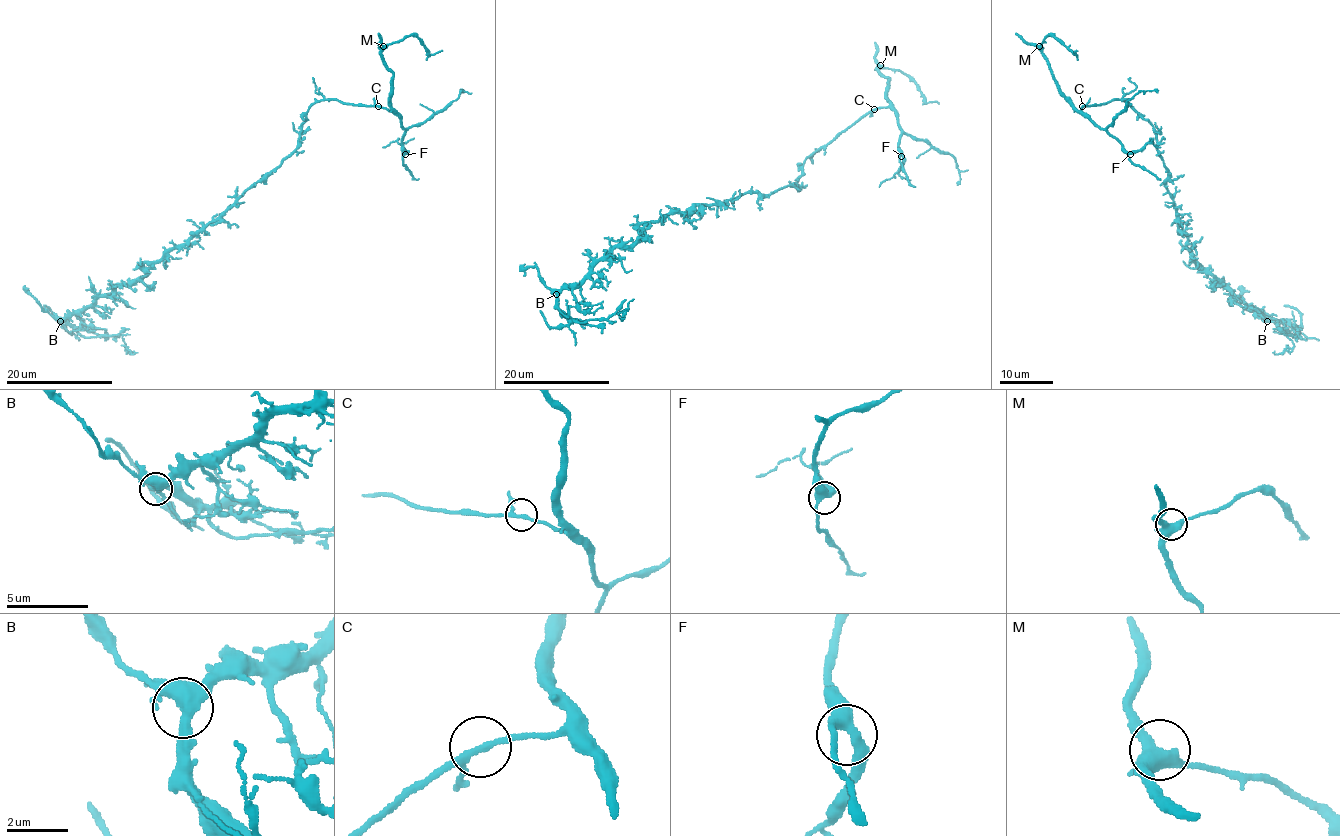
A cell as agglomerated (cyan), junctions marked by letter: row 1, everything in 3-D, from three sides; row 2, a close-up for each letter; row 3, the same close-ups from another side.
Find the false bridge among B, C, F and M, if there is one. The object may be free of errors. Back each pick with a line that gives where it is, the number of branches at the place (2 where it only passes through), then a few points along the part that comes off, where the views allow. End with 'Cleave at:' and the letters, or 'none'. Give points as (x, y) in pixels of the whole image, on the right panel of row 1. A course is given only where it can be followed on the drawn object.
C: Place: (1082, 106). Branches: 3. Course of the part to remove: (1083, 106), (1077, 110), (1064, 95), (1043, 52), (1043, 40), (1052, 35), (1076, 54), (1077, 51)
Cleave at: C

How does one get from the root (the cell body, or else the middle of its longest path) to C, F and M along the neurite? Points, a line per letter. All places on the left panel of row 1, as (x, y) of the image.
C: (248, 189), (263, 181), (296, 147), (306, 111), (314, 103), (322, 99), (338, 99), (345, 103), (378, 106)
F: (248, 189), (263, 181), (296, 147), (306, 111), (322, 99), (393, 110), (405, 129), (402, 139), (405, 154)
M: (248, 189), (296, 147), (306, 111), (314, 103), (338, 99), (393, 110), (393, 72), (382, 56), (383, 46)

